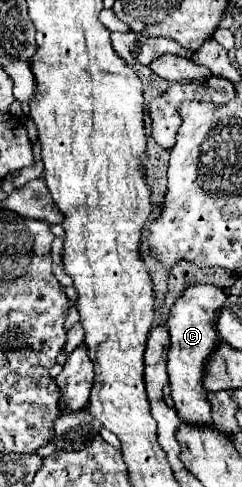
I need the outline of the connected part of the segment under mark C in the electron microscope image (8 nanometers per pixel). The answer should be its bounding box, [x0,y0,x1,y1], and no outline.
[167,284,225,424]

